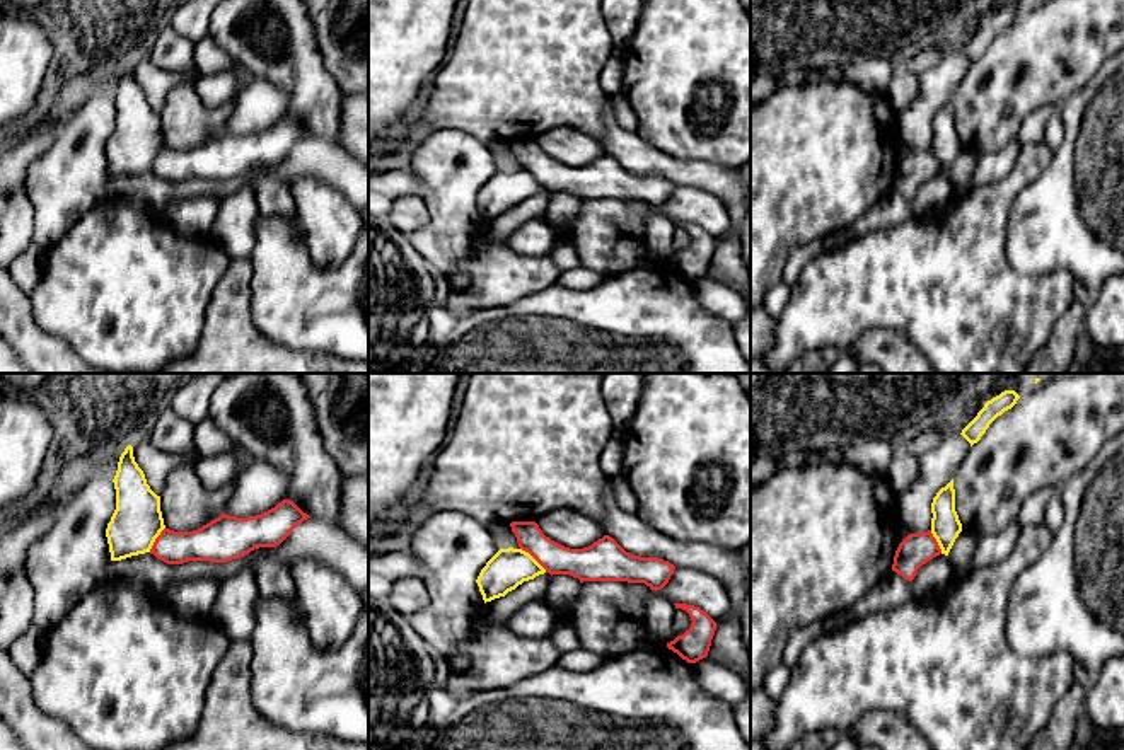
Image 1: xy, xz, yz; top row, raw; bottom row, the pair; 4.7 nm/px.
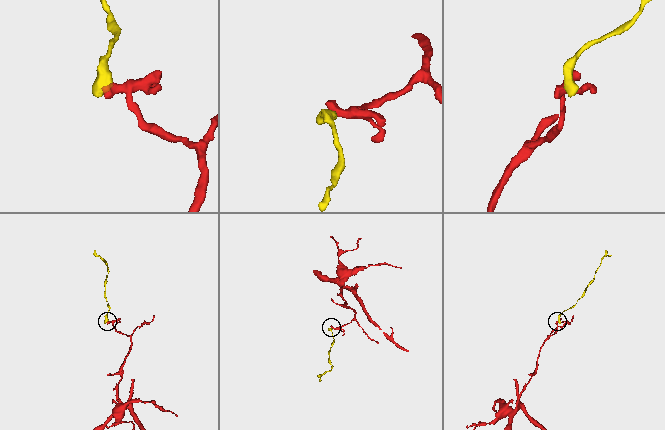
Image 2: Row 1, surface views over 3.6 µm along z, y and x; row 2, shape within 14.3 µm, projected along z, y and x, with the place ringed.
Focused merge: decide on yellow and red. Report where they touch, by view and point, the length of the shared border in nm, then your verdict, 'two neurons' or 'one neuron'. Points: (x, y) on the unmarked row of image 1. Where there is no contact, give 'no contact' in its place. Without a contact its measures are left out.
xz (534, 178) | 170 nm | one neuron

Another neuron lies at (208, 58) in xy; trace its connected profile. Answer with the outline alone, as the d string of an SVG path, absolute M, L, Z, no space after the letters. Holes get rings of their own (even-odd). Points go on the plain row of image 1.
M208 36L194 43L193 60L201 75L213 75L235 65Z

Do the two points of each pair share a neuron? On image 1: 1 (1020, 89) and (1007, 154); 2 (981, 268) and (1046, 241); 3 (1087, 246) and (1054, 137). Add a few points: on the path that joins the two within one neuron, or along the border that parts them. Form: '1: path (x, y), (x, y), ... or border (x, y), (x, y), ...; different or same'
1: border (1015, 137), (996, 150), (983, 152), (978, 157); different
2: border (1008, 217), (1008, 265), (1020, 275), (1041, 276); different
3: border (1060, 113), (1063, 138), (1054, 150); different

